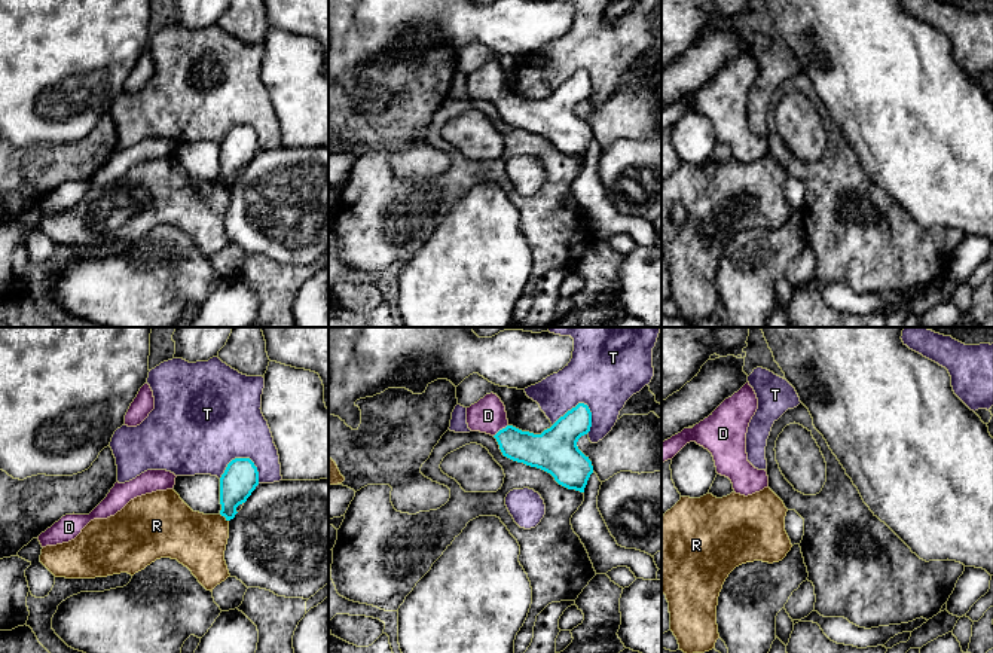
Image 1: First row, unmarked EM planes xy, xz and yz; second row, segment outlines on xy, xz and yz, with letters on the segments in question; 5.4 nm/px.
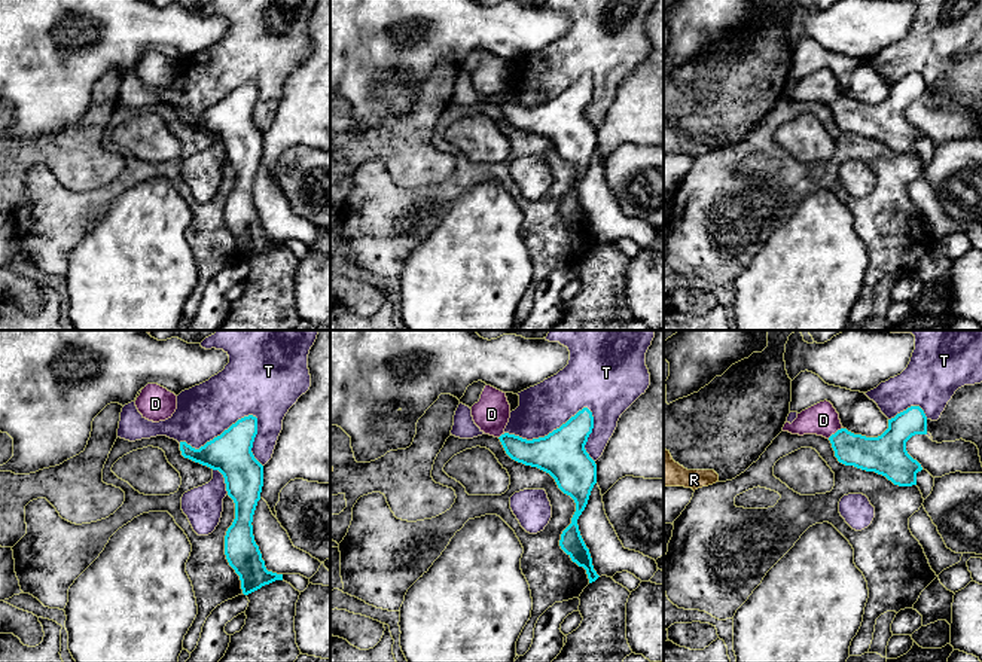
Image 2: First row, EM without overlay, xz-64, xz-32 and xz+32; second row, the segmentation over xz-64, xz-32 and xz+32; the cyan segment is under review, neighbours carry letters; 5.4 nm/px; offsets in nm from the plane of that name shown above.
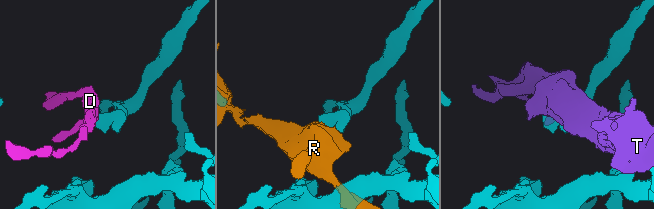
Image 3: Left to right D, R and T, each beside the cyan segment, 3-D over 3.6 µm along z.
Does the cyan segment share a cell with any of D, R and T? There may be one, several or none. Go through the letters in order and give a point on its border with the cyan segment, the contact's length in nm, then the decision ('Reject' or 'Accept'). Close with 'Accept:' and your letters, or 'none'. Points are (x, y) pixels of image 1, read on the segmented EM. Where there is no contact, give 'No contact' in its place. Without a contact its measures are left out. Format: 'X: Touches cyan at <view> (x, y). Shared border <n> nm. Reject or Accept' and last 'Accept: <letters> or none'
D: Touches cyan at xz (500, 430). Shared border 100 nm. Accept
R: Touches cyan at xy (225, 516). Shared border 60 nm. Reject
T: Touches cyan at xz (573, 408). Shared border 240 nm. Reject
Accept: D

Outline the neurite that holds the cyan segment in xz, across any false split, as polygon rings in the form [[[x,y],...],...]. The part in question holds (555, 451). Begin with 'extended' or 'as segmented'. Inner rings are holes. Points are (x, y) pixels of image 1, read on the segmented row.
extended | [[[491,393],[467,408],[467,424],[471,431],[496,439],[504,457],[550,473],[554,480],[584,492],[593,466],[577,446],[592,427],[592,412],[578,403],[541,434],[522,431],[508,424],[505,406]]]

